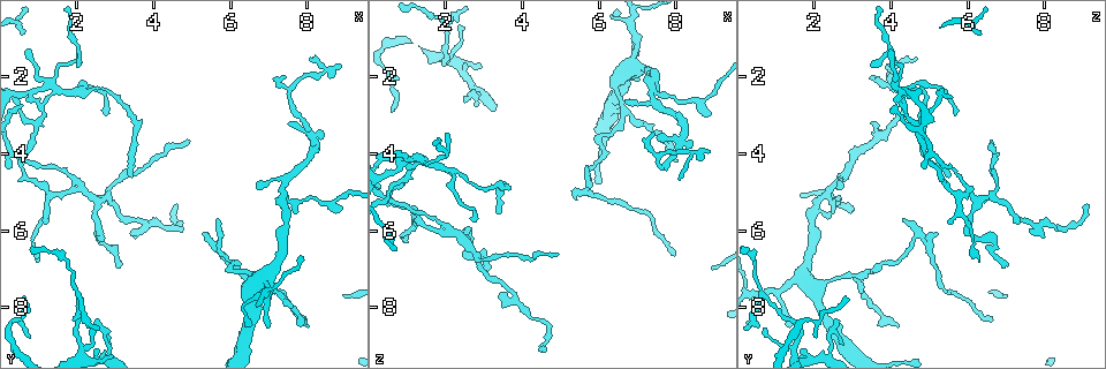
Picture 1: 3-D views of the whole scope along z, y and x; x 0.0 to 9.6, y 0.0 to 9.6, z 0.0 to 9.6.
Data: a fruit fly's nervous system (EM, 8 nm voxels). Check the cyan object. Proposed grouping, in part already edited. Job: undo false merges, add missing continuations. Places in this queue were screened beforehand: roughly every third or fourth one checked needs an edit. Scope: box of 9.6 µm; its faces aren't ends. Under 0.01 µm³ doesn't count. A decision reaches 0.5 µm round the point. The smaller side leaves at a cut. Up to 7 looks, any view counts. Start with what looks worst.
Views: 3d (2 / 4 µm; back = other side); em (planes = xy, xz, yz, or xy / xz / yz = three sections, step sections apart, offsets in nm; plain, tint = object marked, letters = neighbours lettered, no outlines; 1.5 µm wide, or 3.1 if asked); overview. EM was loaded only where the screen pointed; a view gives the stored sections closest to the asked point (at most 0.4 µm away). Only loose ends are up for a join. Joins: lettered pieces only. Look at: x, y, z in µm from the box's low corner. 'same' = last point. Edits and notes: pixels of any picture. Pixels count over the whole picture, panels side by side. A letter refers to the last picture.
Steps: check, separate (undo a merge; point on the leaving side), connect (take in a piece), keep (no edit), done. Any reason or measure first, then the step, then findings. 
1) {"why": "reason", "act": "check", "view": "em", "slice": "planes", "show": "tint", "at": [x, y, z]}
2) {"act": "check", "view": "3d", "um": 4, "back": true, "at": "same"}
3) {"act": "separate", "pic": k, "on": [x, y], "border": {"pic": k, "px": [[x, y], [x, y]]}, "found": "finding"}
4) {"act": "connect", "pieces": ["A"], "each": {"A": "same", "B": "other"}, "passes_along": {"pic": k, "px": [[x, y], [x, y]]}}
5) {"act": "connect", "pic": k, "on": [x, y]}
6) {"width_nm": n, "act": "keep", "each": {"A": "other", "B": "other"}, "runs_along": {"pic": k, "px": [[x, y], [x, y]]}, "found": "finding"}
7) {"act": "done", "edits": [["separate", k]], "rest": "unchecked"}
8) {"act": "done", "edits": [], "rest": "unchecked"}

{"why": "abrupt turn", "act": "check", "view": "3d", "um": 2, "at": [2.60, 5.15, 6.30]}

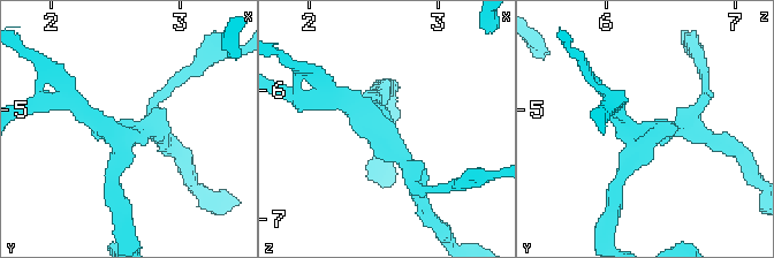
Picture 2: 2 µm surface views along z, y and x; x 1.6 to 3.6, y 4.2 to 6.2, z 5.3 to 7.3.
{"arms": 4, "why": "need the tissue", "act": "check", "view": "em", "slice": "planes", "show": "tint", "at": [2.52, 5.20, 6.24]}

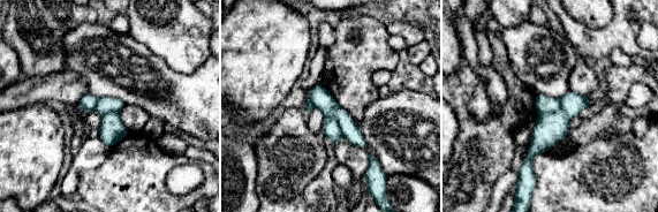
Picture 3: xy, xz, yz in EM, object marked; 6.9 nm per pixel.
{"why": "see the neighbours", "act": "check", "view": "em", "slice": "planes", "show": "letters", "at": "same"}

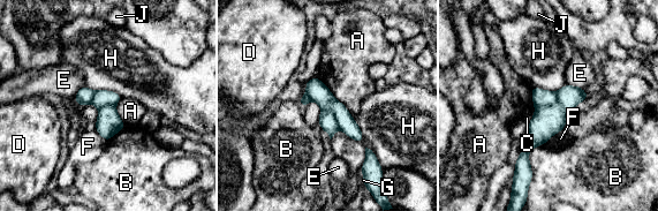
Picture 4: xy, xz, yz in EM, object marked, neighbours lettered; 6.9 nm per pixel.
{"act": "separate", "pic": 4, "on": [549, 120], "each": {"A": "other", "B": "other", "C": "other", "D": "other", "E": "other", "F": "other", "G": "other", "H": "other", "J": "other"}, "part_leaving": {"pic": 4, "px": [[577, 89], [529, 144], [524, 166]]}, "found": "two neurons meet here"}

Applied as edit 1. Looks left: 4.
{"why": "branch stops here", "act": "check", "view": "em", "slice": "planes", "show": "letters", "at": [2.00, 1.75, 3.55]}

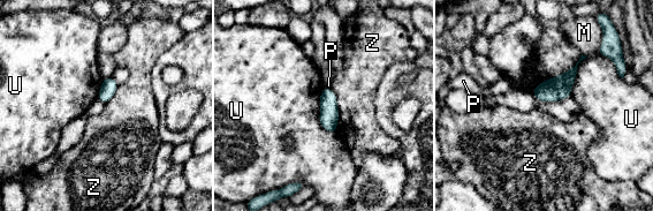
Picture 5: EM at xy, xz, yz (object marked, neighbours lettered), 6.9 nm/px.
{"act": "keep", "each": {"M": "other", "P": "other", "U": "other", "Z": "other"}, "found": "no lettered piece goes on from it"}

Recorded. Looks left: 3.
{"act": "done", "edits": [["separate", 4]], "rest": "unchecked"}

